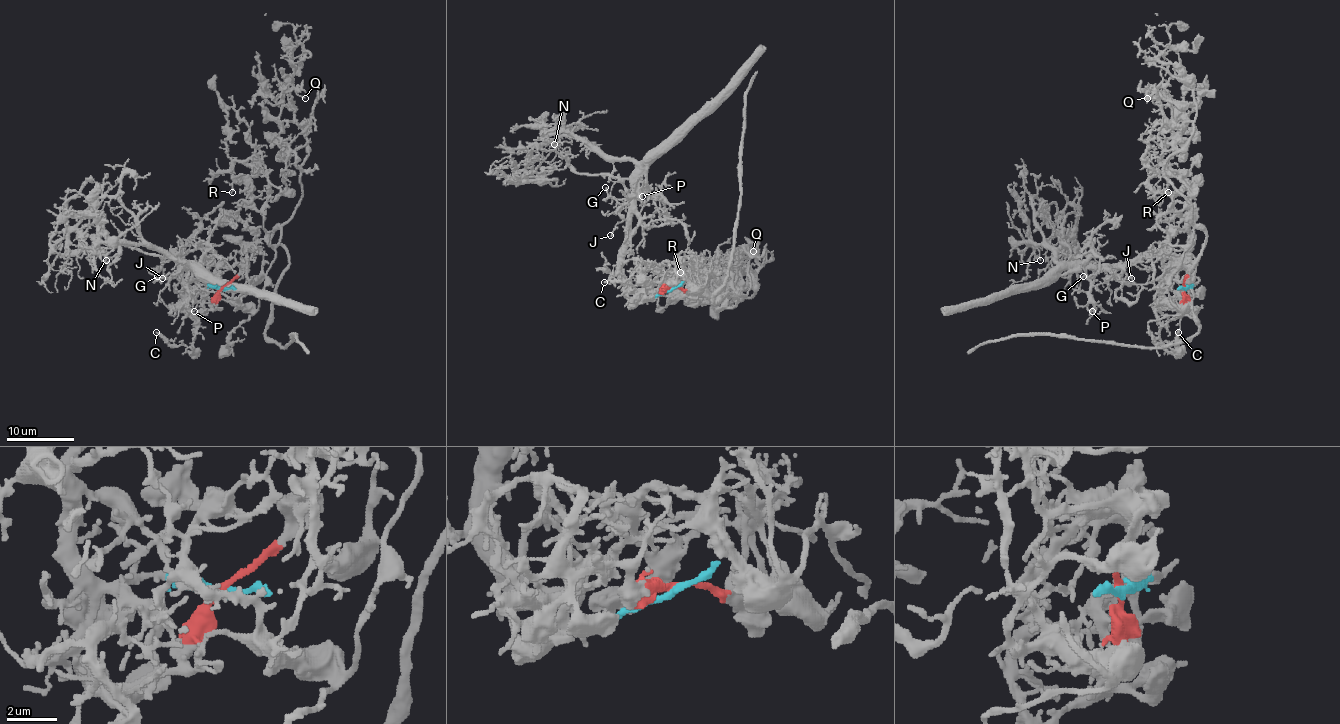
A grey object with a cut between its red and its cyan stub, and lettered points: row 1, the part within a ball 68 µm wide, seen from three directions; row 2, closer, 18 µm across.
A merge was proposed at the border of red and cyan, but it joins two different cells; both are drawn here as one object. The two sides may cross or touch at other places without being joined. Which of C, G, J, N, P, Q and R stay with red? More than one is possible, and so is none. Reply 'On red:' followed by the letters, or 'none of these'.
On red: C, Q, R

